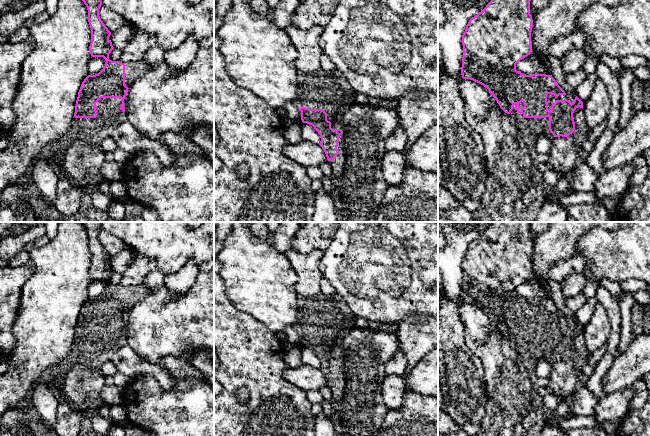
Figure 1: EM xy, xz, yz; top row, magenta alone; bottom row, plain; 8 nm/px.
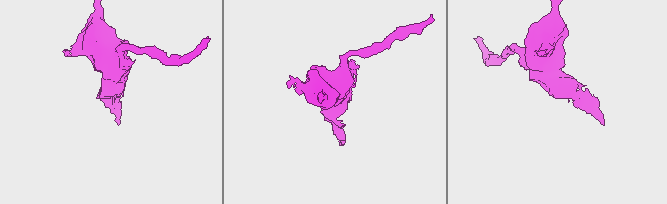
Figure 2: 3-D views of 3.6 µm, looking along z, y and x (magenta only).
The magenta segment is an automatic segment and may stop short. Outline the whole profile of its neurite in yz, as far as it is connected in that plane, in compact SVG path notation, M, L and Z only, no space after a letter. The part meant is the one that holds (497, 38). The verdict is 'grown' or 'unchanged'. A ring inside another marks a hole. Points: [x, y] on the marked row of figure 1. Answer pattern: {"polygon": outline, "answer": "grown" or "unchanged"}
{"polygon": "M491 0L469 20L462 35L461 74L463 79L473 80L489 90L530 151L534 151L535 143L542 136L552 139L572 134L573 113L578 107L583 109L585 102L576 93L566 94L552 75L526 75L516 70L516 64L532 53L530 1Z", "answer": "grown"}

